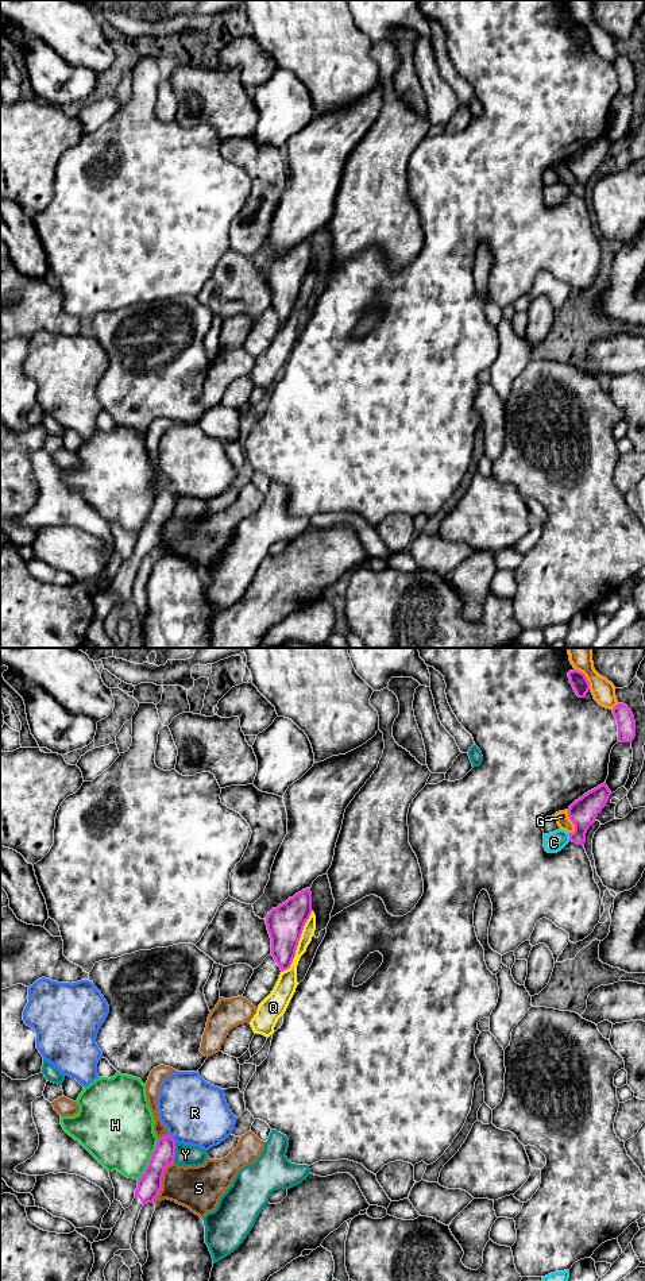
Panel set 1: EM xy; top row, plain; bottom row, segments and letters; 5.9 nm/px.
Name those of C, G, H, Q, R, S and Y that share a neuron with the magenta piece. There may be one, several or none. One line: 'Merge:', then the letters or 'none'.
Merge: Q

